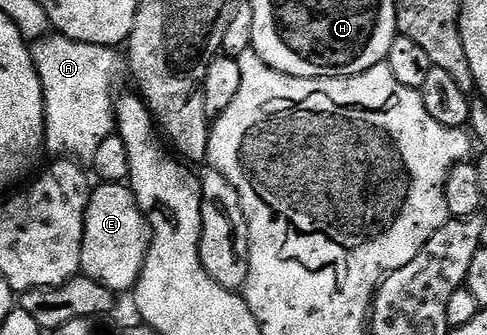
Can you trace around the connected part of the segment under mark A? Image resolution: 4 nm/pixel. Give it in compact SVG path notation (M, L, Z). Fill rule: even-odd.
M49 33L44 38L37 40L31 44L32 60L36 66L36 72L40 78L42 85L42 93L44 94L44 141L47 150L53 151L53 156L67 157L73 161L79 161L81 164L91 164L94 153L98 153L98 145L102 145L102 141L106 141L106 137L110 137L117 130L116 125L116 105L114 102L114 94L112 90L116 87L116 54L117 52L110 47L99 47L93 43L79 43L73 39L67 39L65 35L59 33Z

